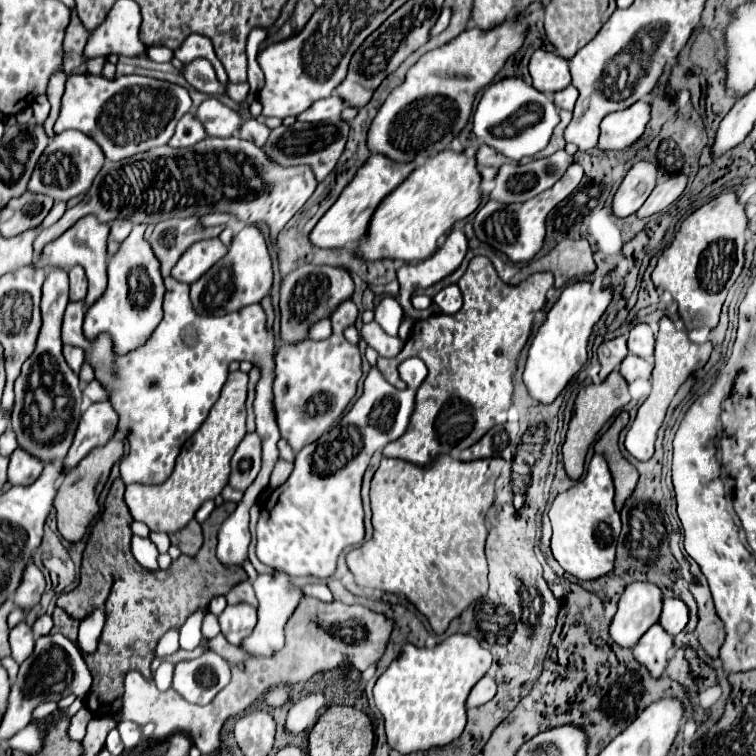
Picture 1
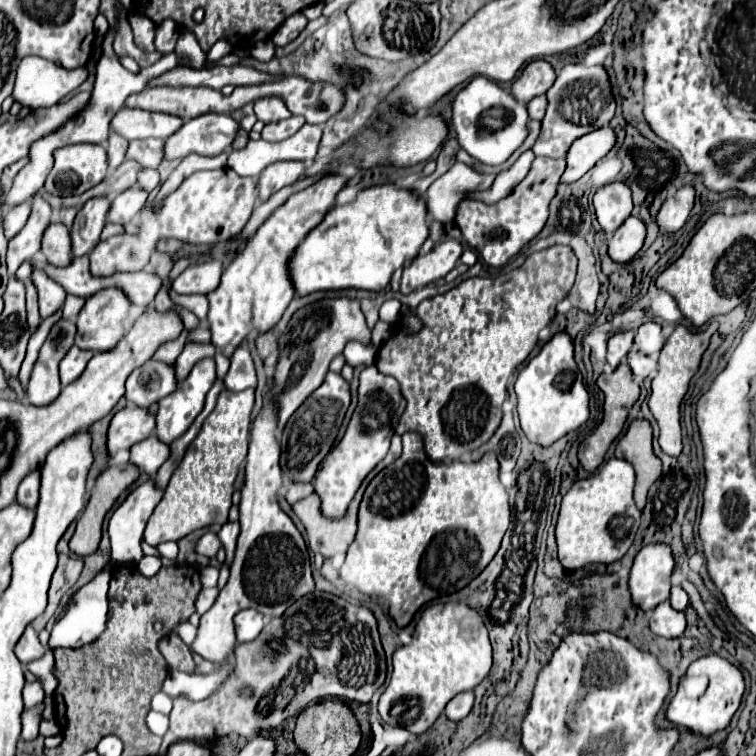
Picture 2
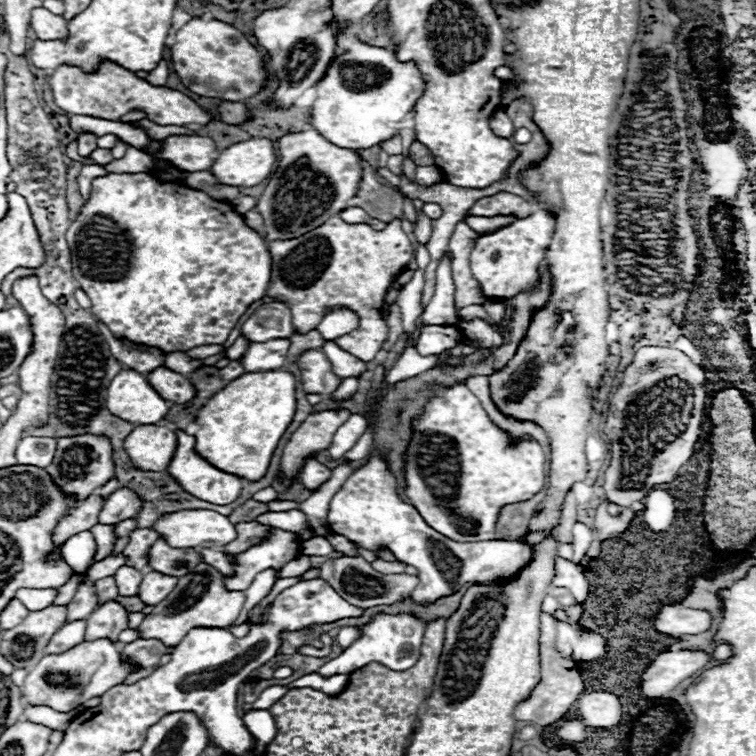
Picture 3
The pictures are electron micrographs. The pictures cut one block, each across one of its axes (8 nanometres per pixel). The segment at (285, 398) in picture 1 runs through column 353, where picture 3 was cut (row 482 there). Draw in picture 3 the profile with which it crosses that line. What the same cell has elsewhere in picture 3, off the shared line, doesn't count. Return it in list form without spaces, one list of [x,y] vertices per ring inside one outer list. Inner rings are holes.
[[[374,452],[366,466],[358,468],[336,492],[328,506],[328,528],[334,534],[346,536],[350,542],[378,554],[380,548],[390,550],[398,560],[418,570],[418,590],[412,600],[416,604],[432,604],[438,598],[452,596],[458,588],[470,582],[502,584],[514,578],[532,562],[532,548],[514,540],[486,542],[454,542],[430,528],[420,512],[404,502],[398,494],[398,480],[388,470],[386,460]],[[308,460],[306,468],[300,474],[300,480],[304,484],[304,488],[308,490],[318,490],[322,486],[322,482],[326,482],[331,477],[331,470],[316,460]]]

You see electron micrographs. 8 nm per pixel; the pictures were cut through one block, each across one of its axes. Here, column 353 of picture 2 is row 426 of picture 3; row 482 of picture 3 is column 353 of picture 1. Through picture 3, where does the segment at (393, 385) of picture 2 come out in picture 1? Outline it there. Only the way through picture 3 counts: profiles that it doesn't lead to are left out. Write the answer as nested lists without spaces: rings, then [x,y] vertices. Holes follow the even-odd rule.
[[[372,368],[364,394],[352,410],[328,434],[304,446],[288,480],[262,504],[258,520],[256,556],[270,568],[282,568],[292,576],[330,578],[340,552],[364,538],[364,510],[360,498],[362,476],[376,450],[400,438],[410,422],[414,390],[398,390]]]

